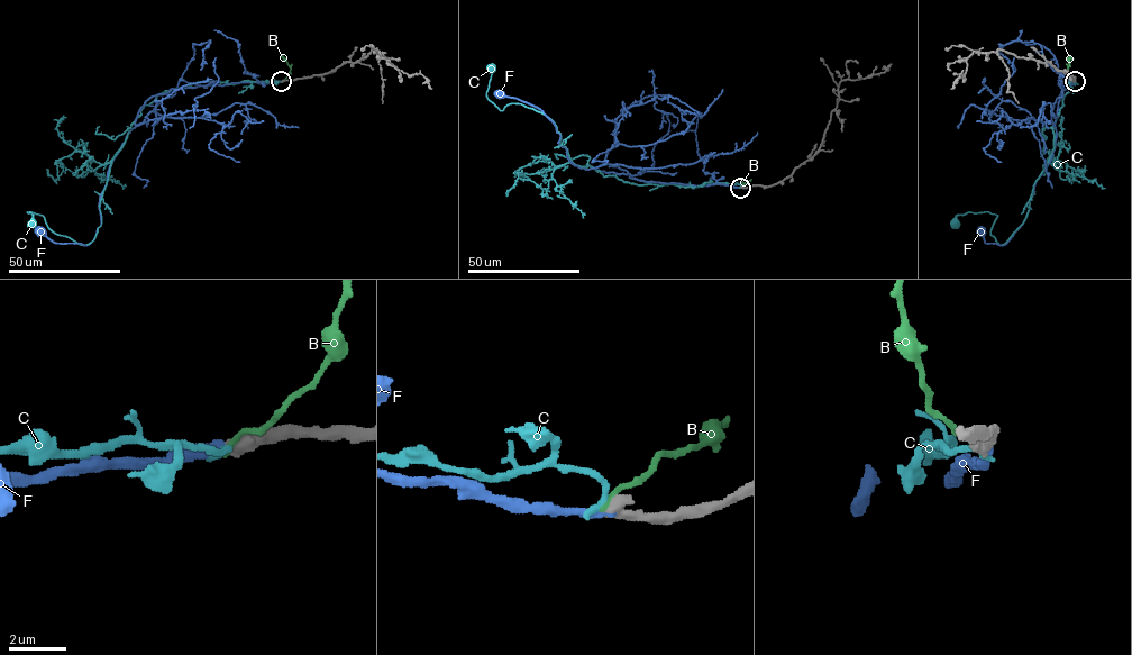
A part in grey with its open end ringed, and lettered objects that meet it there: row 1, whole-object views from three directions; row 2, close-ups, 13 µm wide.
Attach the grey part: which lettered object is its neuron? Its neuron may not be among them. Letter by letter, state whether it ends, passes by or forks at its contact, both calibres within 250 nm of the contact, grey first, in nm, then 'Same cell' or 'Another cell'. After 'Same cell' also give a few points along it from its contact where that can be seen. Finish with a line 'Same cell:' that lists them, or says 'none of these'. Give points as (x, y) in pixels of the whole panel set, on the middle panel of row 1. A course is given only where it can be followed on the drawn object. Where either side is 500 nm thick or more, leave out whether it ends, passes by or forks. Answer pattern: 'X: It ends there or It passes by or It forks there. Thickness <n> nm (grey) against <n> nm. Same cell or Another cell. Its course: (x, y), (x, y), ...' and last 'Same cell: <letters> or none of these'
B: Thickness 550 nm (grey) against 200 nm. Another cell
C: Thickness 550 nm (grey) against 280 nm. Another cell
F: Thickness 550 nm (grey) against 320 nm. Same cell. Its course: (741, 187), (646, 181), (628, 174), (575, 165), (558, 142), (560, 135), (544, 112), (498, 94)
Same cell: F

